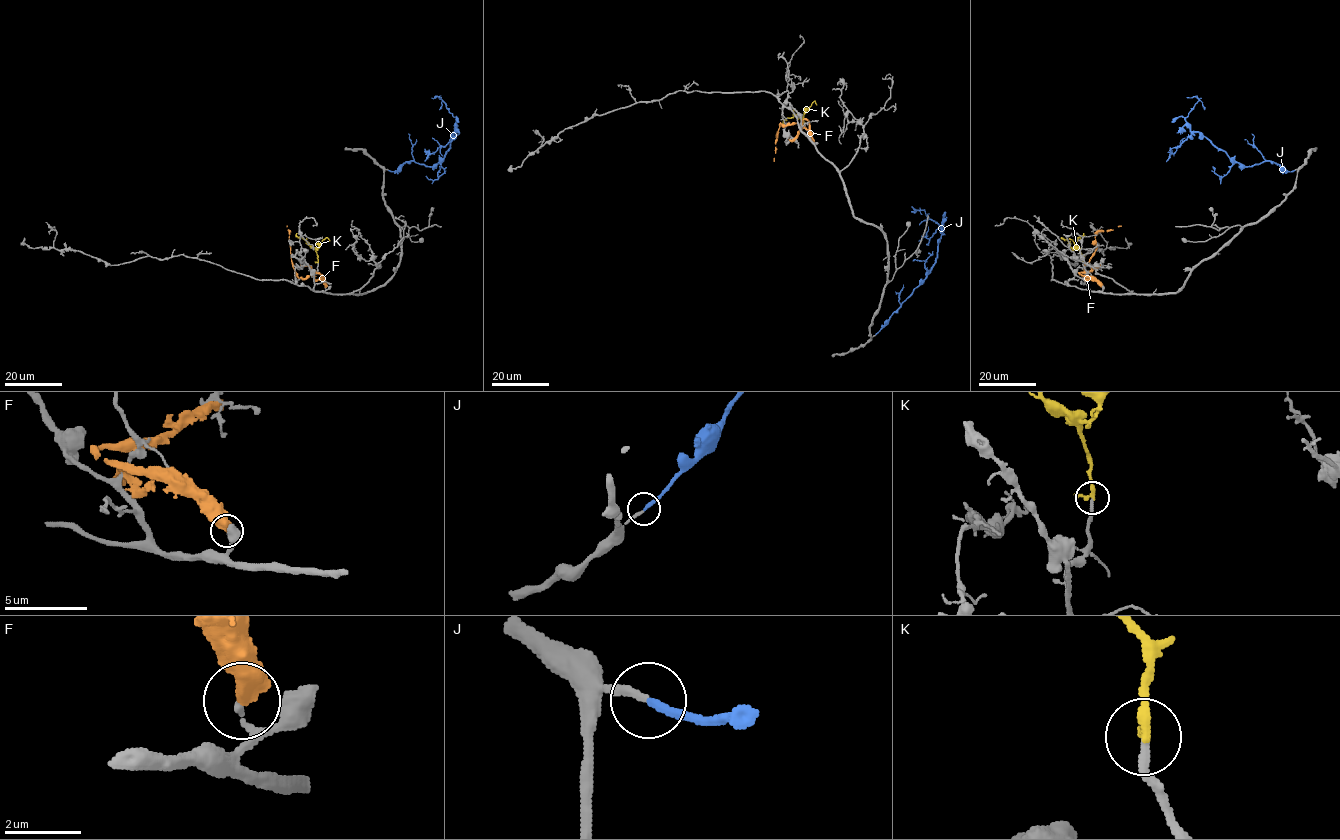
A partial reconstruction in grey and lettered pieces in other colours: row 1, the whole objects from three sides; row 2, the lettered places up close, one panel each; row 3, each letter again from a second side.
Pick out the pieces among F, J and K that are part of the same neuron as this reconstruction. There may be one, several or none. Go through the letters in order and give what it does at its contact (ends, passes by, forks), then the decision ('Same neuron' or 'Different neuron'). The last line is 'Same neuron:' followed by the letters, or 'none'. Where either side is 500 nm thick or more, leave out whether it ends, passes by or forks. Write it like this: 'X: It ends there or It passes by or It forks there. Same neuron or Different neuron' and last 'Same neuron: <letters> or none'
F: Different neuron
J: It ends there. Same neuron
K: It ends there. Same neuron
Same neuron: J, K

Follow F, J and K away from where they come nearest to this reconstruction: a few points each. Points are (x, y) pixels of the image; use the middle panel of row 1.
F: (812, 142), (807, 129), (796, 123), (780, 123), (773, 161)
J: (875, 334), (935, 263), (944, 225), (928, 239), (925, 236), (928, 227)
K: (805, 123), (804, 112), (814, 101), (817, 105)

